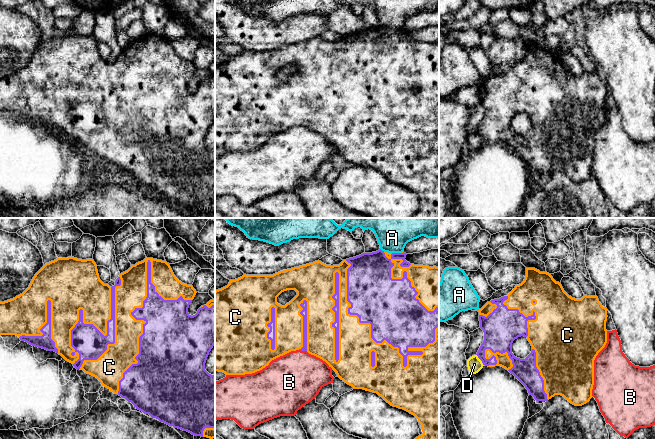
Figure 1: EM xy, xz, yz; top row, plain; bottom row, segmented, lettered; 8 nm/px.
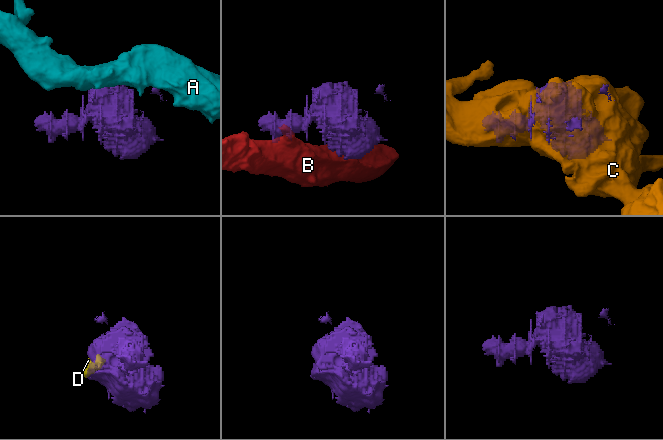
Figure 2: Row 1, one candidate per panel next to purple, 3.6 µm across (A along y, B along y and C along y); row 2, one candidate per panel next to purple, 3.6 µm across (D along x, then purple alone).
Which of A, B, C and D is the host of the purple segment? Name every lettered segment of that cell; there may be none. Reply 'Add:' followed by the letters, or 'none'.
Add: C

